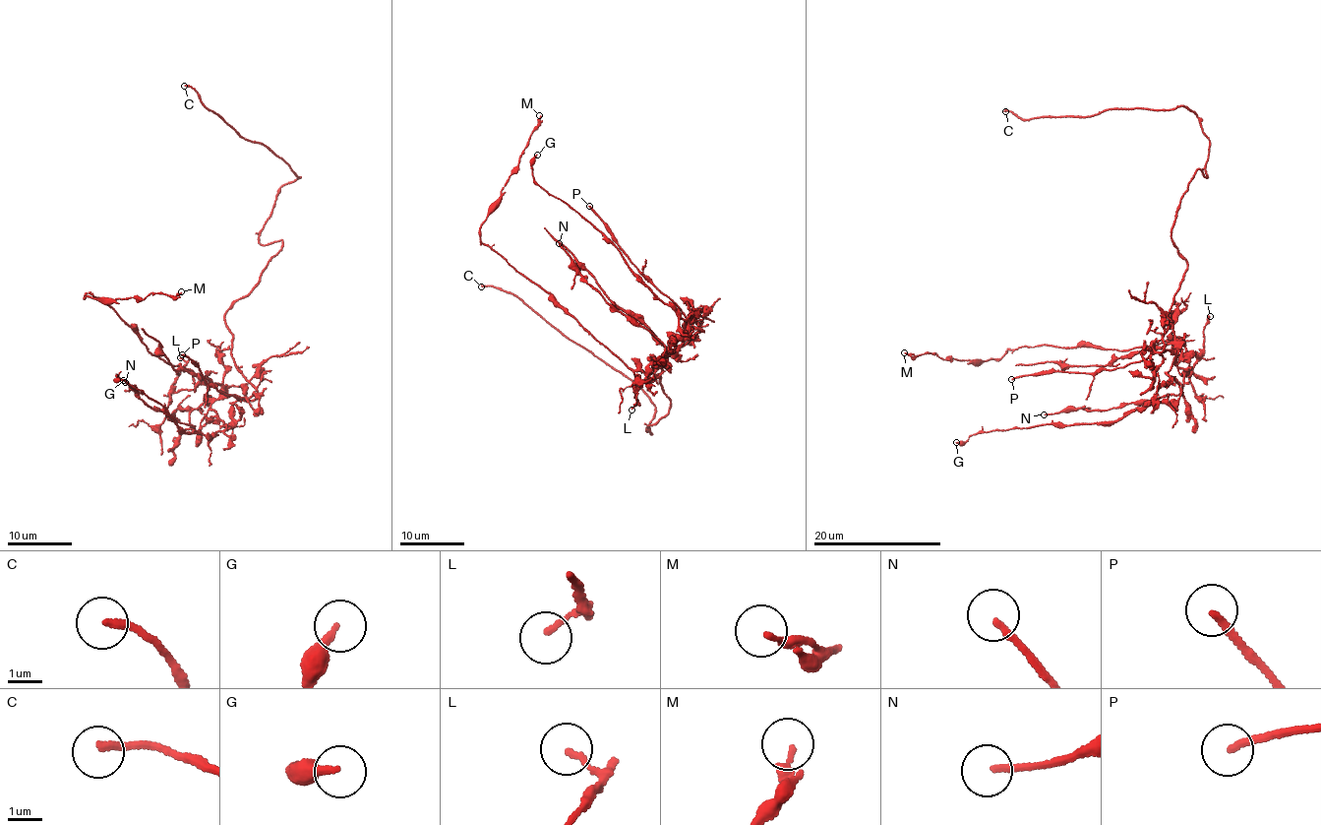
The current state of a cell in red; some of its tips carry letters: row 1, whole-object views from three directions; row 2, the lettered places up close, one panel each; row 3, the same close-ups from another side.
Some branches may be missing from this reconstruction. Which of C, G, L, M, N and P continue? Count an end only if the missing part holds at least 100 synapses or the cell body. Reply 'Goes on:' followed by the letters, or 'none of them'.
Goes on: C

